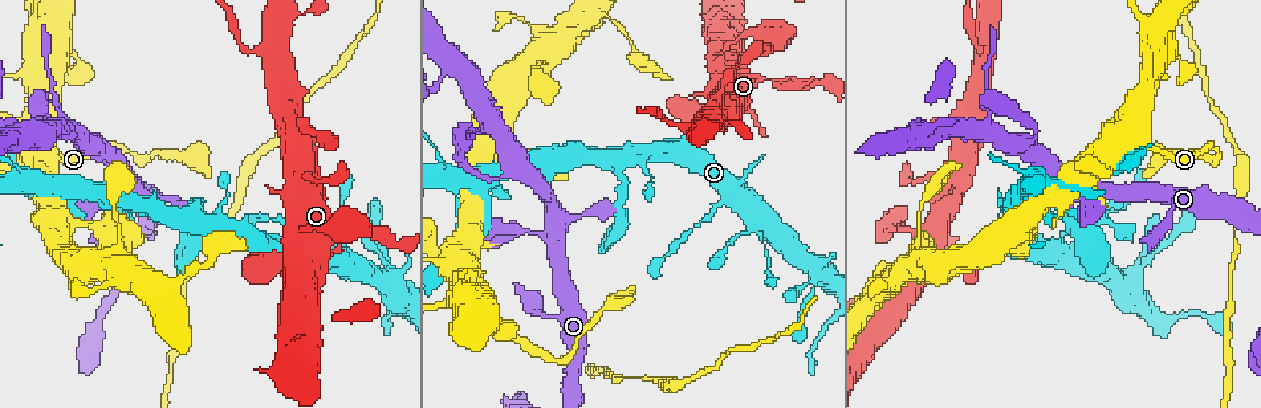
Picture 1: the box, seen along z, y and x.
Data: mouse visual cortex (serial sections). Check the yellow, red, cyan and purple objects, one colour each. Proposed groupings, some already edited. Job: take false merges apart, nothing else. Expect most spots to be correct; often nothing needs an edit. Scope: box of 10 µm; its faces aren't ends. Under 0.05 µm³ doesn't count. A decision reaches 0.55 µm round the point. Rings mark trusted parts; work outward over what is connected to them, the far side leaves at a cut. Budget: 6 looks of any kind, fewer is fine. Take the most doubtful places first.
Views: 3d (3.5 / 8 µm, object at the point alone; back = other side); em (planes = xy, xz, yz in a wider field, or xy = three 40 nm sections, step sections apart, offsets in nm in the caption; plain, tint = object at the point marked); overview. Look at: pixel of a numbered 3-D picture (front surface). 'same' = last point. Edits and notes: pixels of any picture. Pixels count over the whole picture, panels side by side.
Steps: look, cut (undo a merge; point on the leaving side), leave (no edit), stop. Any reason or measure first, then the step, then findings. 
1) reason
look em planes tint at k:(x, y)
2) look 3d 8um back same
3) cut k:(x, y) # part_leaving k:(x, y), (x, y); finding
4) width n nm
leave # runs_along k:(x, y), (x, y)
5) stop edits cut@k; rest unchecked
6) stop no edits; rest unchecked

abrupt turn
look 3d 3.5um back at 1:(473, 180)

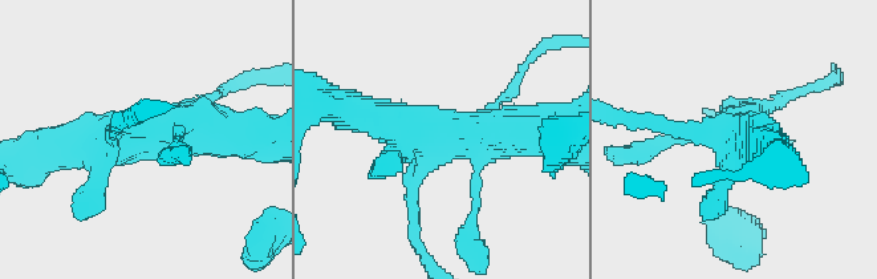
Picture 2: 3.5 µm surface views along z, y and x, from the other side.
now the EM
look em planes tint at 2:(147, 131)

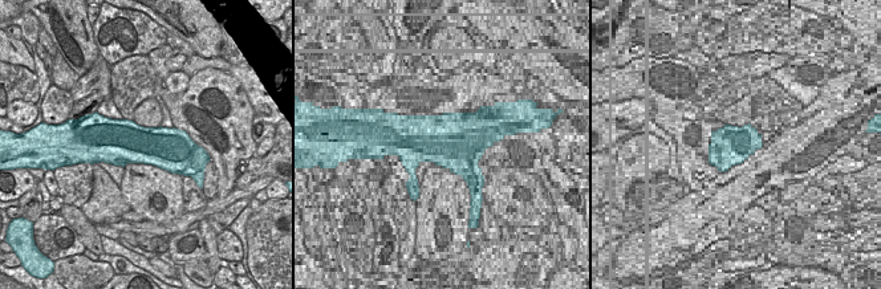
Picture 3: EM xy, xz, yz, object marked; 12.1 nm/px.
leave # runs_along 2:(344, 106), (422, 138), (503, 130); continuous, no second cell

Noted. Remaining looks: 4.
sharp bend
look 3d 3.5um at 1:(1170, 51)

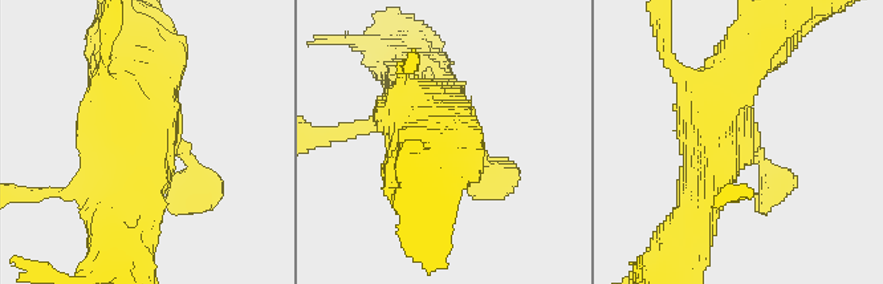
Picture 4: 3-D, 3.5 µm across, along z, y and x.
look em planes tint at 4:(159, 139)

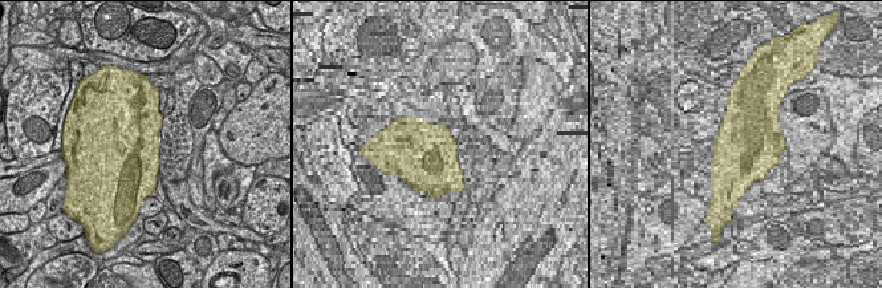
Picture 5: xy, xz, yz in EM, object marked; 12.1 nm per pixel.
width 850 nm
leave # runs_along 4:(702, 201), (721, 90), (756, 37); continuous, no second cell

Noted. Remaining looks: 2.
a narrow waist
look 3d 3.5um at 1:(117, 253)

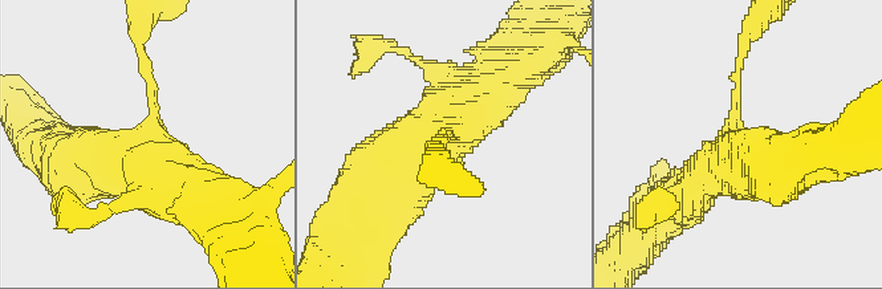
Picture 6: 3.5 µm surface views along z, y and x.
shape alone is not enough
look em xy step 1 tint at 6:(153, 138)

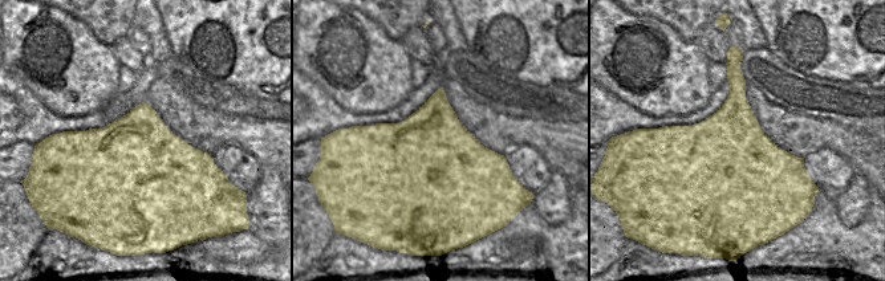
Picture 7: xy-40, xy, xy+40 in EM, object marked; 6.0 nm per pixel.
leave # runs_along 6:(377, 200), (381, 186), (503, 81); all the same cell

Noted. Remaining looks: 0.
stop no edits; rest unchecked

